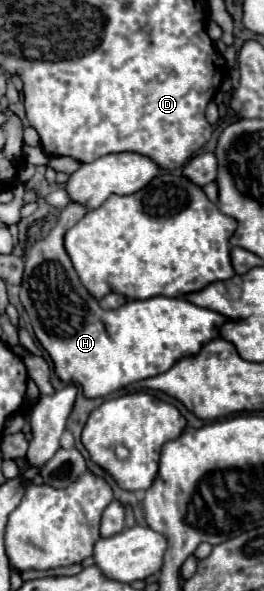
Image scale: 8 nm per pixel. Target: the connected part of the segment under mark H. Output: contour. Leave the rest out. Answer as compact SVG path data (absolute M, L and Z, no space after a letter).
M70 202L60 212L60 220L52 228L52 232L30 248L24 278L20 284L20 302L30 316L38 342L52 358L56 376L66 384L76 382L78 386L82 386L86 398L102 398L132 382L166 372L182 356L196 354L204 342L210 342L218 336L218 330L226 322L226 318L214 310L190 304L184 298L166 298L166 296L154 296L148 300L130 300L118 310L102 308L100 302L78 280L72 262L64 250L64 232L72 228L86 212L88 208L84 204Z

